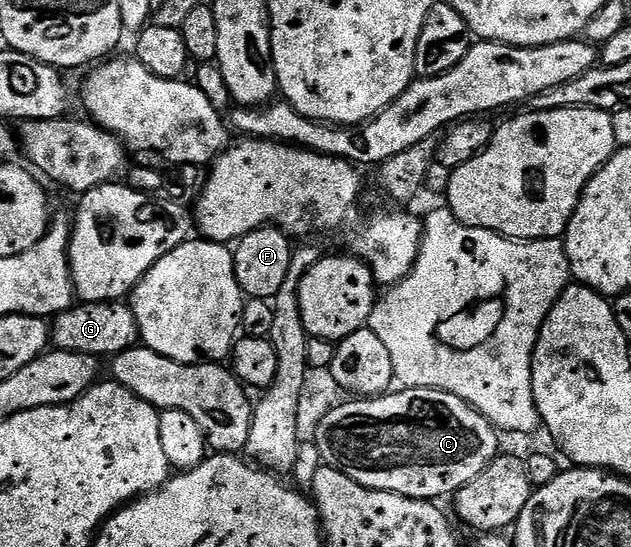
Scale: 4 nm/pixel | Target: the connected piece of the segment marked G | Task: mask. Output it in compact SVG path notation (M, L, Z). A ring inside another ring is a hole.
M77 301L69 310L63 310L55 315L50 322L50 342L53 347L62 352L78 352L89 354L98 360L110 360L116 354L121 354L137 345L140 333L138 320L134 320L134 312L127 301L118 302L81 302Z

